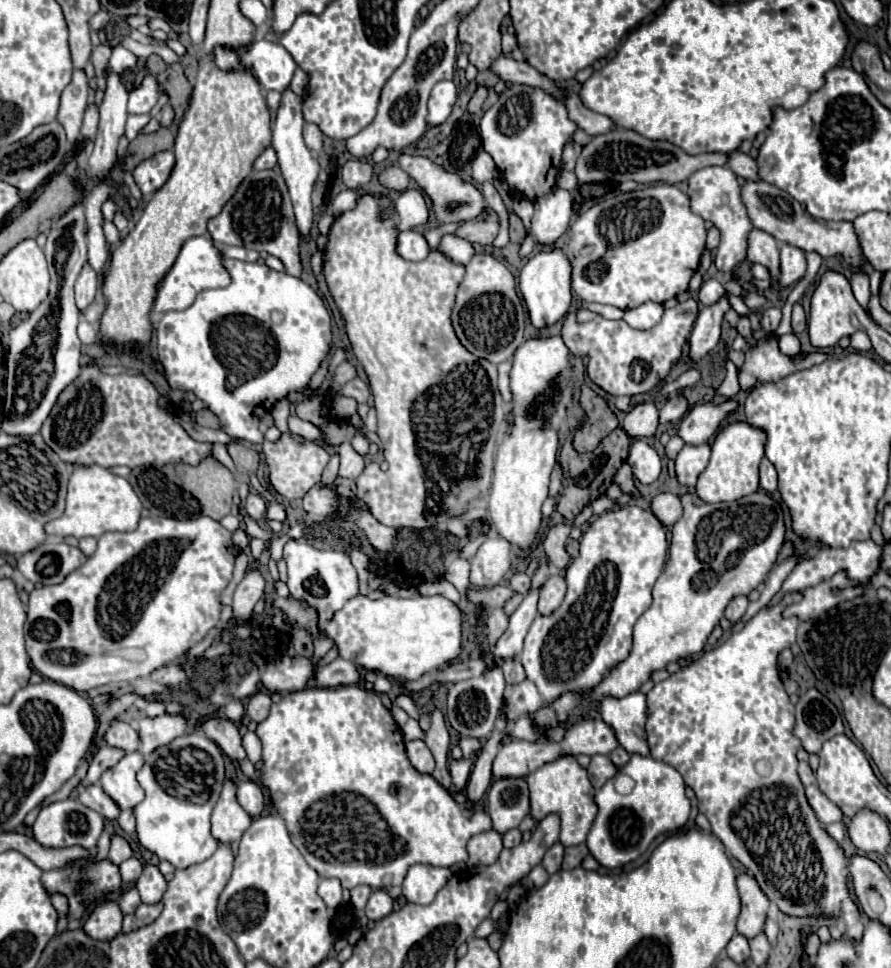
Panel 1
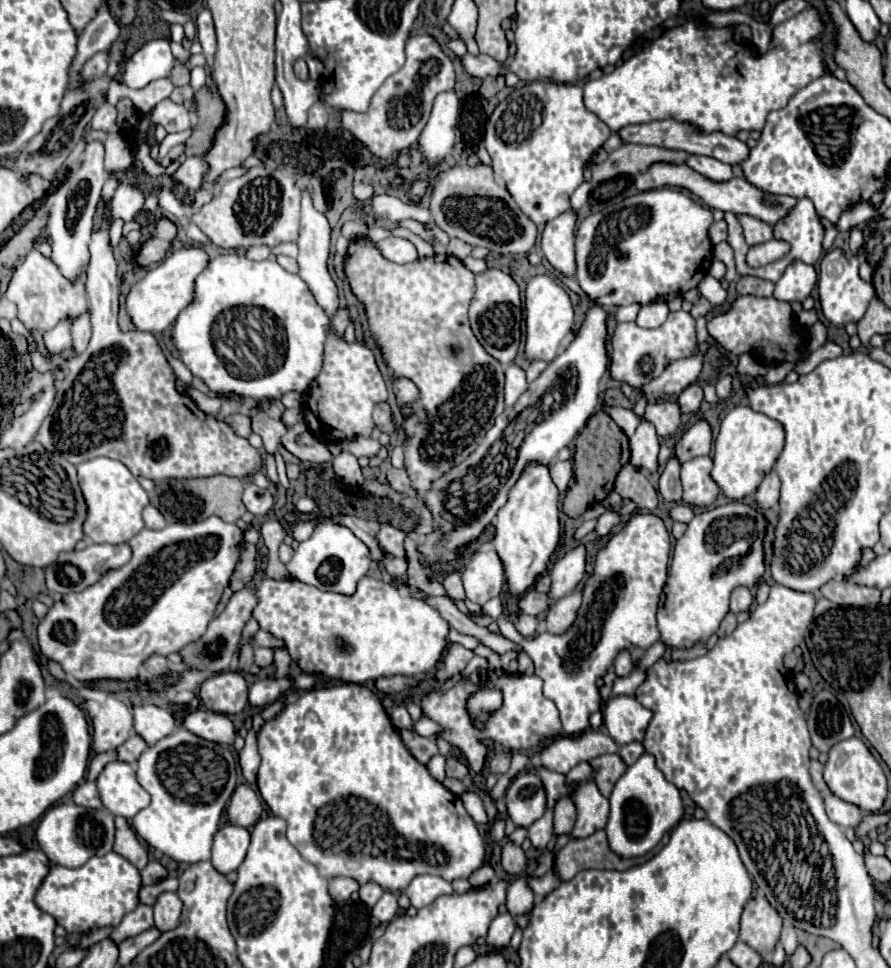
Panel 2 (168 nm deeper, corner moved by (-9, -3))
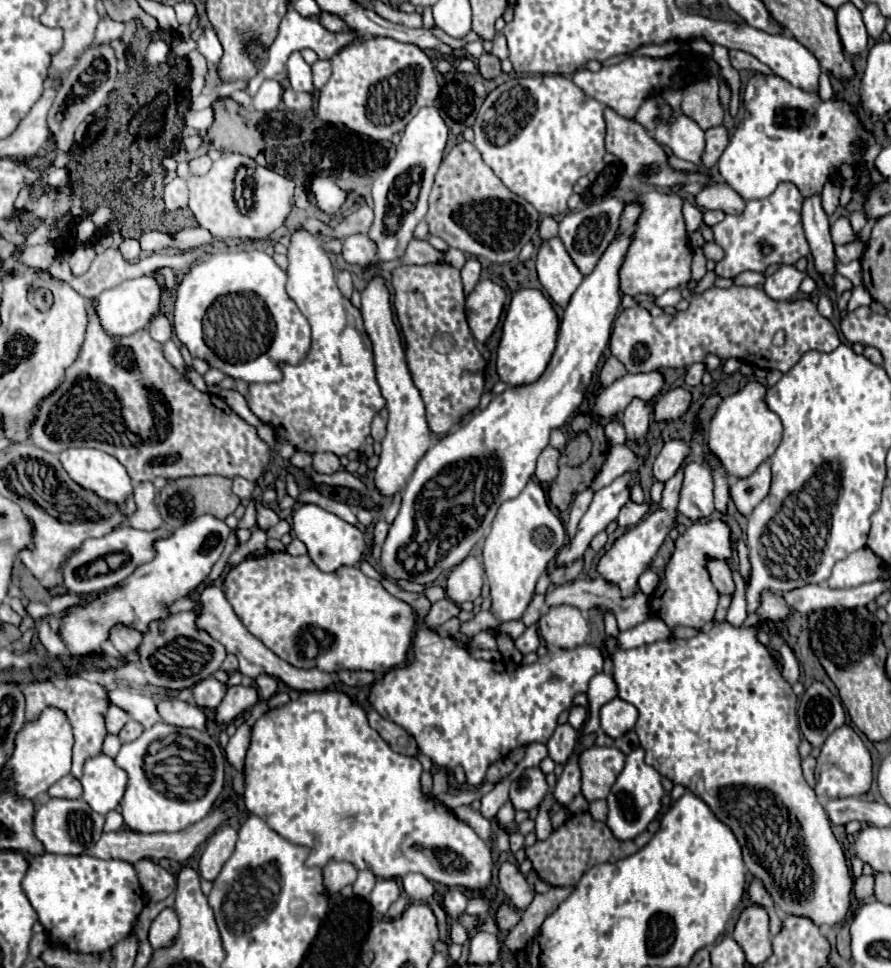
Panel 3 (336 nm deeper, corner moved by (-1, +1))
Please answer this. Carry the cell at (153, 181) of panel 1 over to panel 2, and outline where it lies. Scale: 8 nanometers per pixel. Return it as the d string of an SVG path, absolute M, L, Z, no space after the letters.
M188 157L184 163L180 163L180 167L176 169L176 173L172 175L172 181L176 185L188 187L188 189L198 189L198 185L202 183L202 177L206 173L208 165L204 159L200 157Z

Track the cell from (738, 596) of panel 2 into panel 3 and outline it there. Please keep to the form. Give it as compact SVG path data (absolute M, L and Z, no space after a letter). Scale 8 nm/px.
M708 557L708 573L710 573L710 581L714 583L718 593L734 593L732 573L730 573L730 567L726 561Z

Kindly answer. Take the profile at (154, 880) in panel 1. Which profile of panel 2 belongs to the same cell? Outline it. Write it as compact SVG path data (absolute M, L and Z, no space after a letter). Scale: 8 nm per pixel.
M170 891L160 893L154 903L154 925L160 931L174 929L178 925L180 911L182 911L182 901L178 899L176 893L170 893Z

